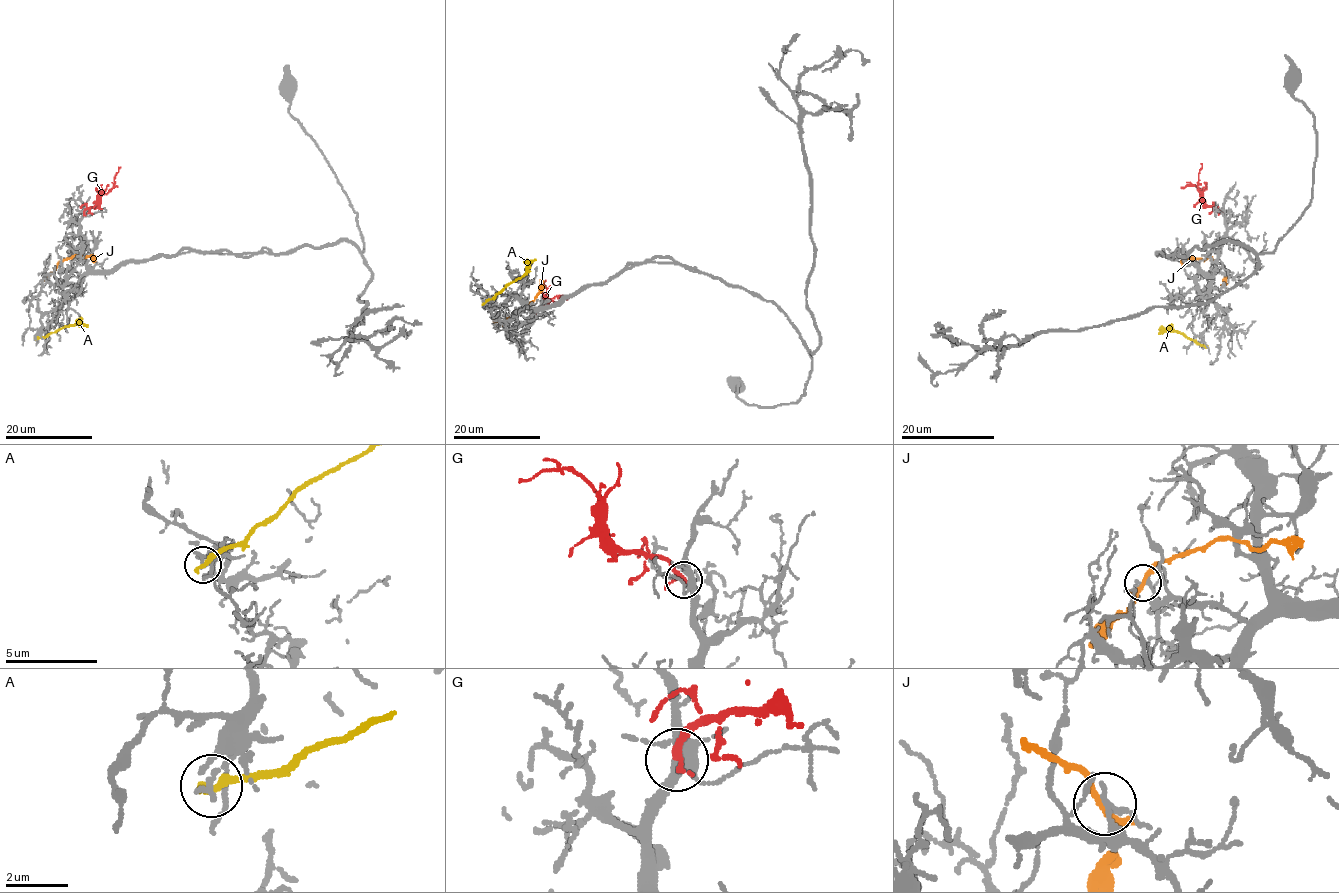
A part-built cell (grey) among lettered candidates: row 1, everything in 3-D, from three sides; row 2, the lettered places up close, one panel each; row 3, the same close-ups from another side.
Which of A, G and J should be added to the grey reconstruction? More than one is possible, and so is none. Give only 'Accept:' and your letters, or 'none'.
Accept: G

